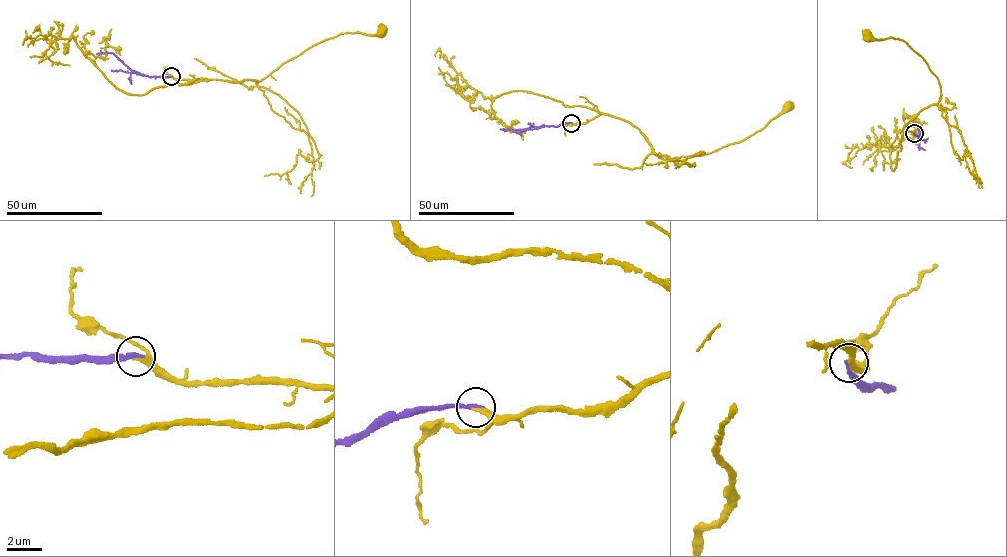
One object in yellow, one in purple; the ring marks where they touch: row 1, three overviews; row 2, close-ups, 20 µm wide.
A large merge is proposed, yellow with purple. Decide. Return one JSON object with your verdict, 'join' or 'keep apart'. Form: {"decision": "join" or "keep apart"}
{"decision": "join"}

